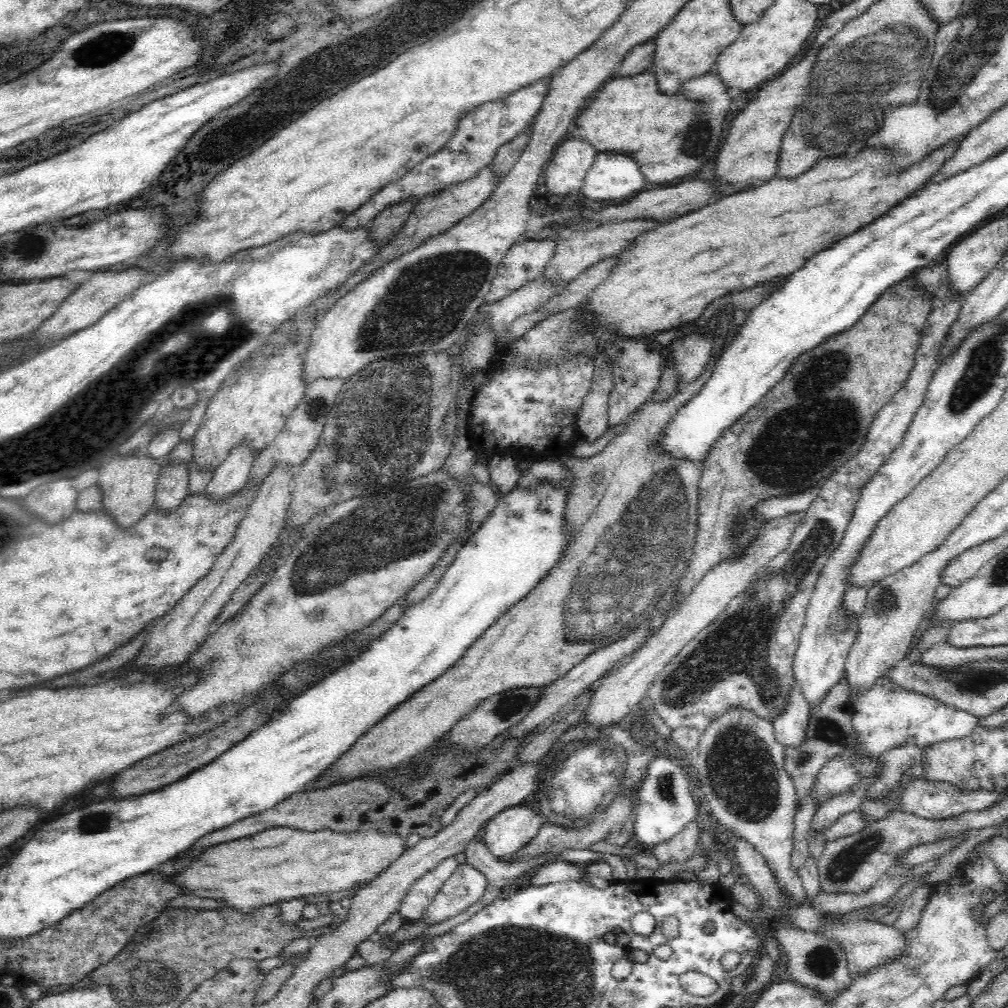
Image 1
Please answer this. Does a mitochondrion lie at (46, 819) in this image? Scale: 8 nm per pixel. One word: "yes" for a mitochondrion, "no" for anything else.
no

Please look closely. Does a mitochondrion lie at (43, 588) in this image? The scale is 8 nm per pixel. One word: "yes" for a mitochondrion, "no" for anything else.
no

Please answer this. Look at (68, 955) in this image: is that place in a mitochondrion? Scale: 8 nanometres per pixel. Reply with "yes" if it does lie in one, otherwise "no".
no

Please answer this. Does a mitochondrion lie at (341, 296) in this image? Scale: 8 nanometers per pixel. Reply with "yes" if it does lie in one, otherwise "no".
no

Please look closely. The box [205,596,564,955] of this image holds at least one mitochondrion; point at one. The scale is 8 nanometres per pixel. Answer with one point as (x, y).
(506, 707)

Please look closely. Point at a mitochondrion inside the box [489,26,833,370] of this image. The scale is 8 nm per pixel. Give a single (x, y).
(701, 136)

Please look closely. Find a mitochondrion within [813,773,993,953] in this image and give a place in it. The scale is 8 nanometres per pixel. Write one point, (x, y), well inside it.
(842, 868)

